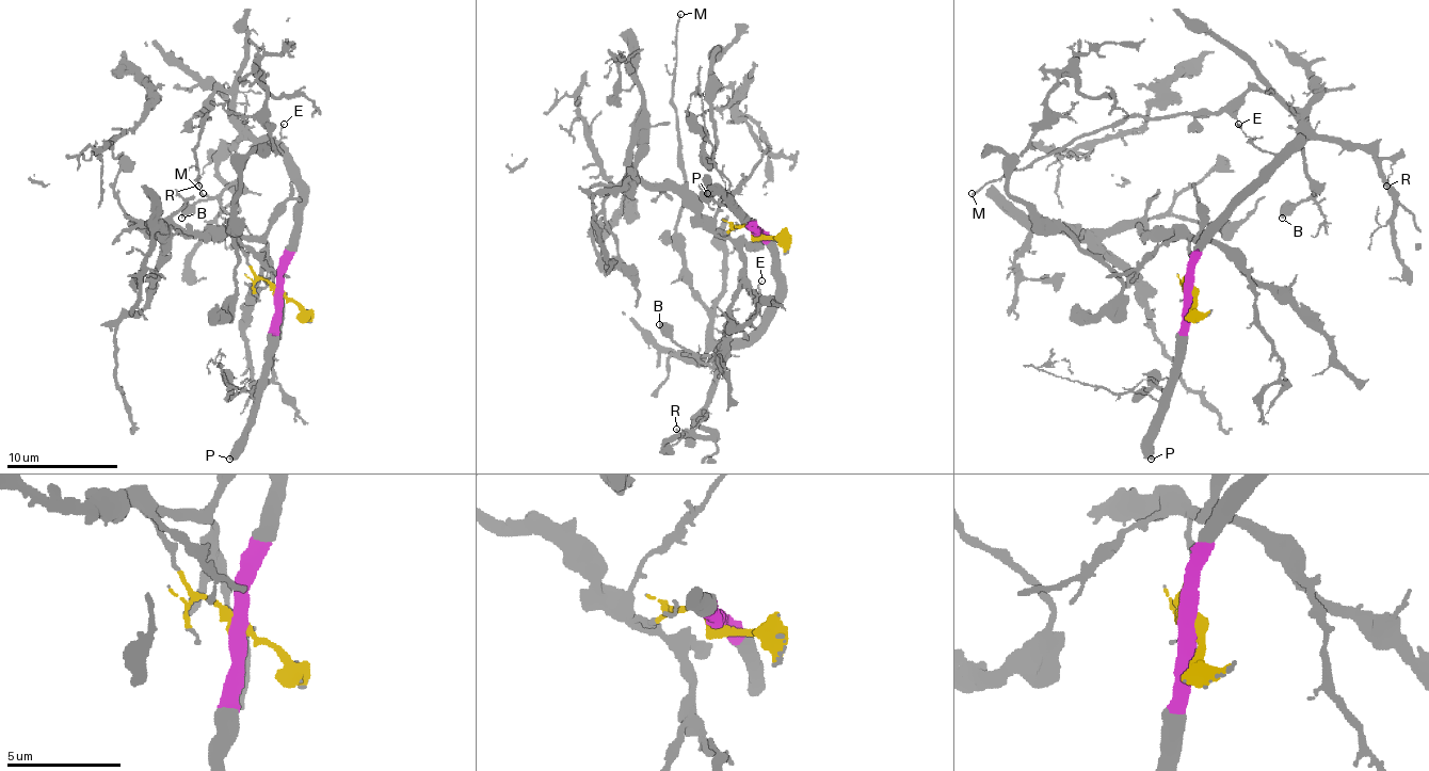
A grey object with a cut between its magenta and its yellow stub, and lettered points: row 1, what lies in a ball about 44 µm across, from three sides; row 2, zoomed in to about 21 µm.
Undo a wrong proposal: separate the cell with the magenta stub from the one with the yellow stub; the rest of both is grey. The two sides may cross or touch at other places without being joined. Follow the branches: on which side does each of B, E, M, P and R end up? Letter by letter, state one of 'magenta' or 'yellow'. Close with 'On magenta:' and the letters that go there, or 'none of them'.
B: magenta
E: magenta
M: magenta
P: magenta
R: magenta
On magenta: B, E, M, P, R

